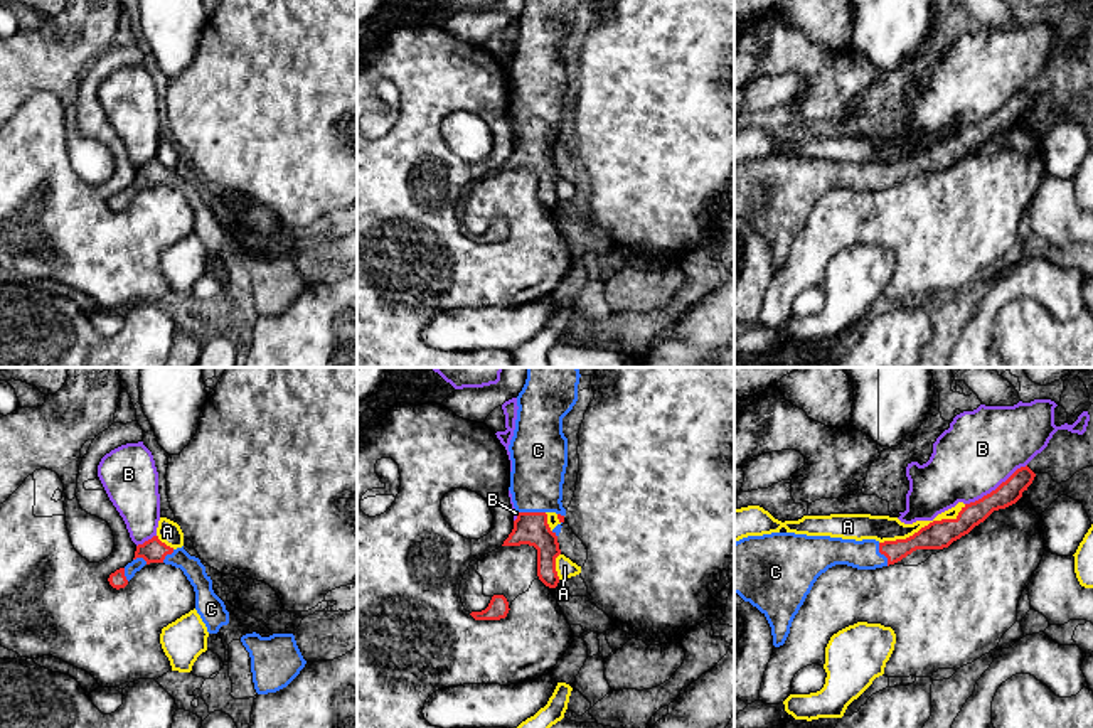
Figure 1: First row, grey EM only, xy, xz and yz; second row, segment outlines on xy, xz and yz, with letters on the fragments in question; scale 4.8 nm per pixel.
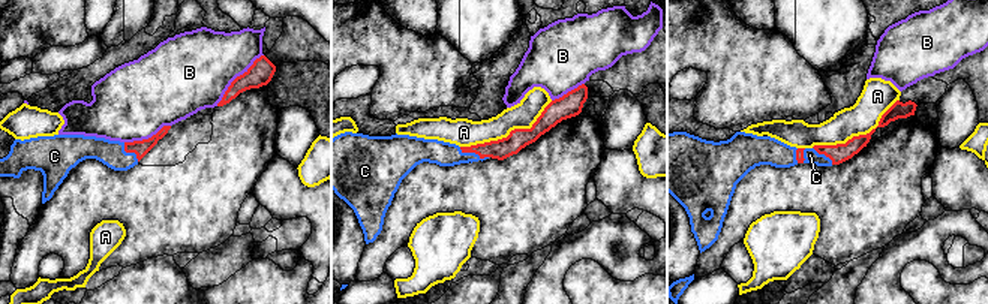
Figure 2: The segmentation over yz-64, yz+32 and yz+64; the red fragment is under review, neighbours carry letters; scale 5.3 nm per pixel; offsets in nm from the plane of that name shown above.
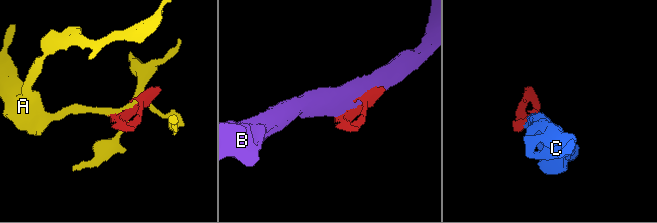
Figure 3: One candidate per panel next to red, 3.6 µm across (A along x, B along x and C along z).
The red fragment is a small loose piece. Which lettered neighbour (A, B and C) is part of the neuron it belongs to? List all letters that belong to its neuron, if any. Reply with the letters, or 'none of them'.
C

